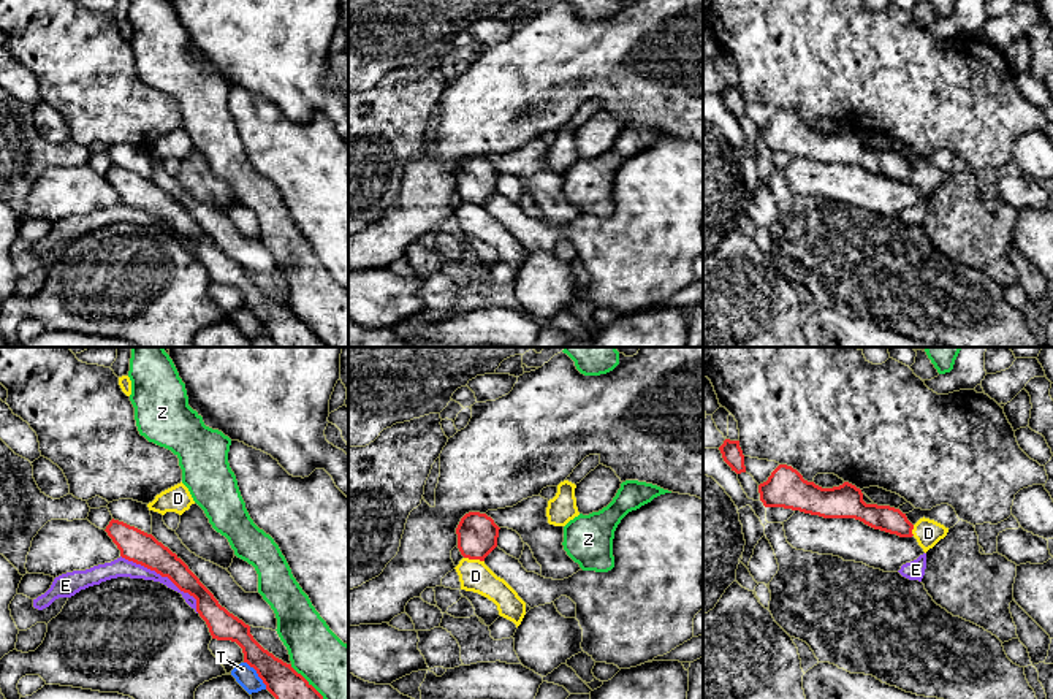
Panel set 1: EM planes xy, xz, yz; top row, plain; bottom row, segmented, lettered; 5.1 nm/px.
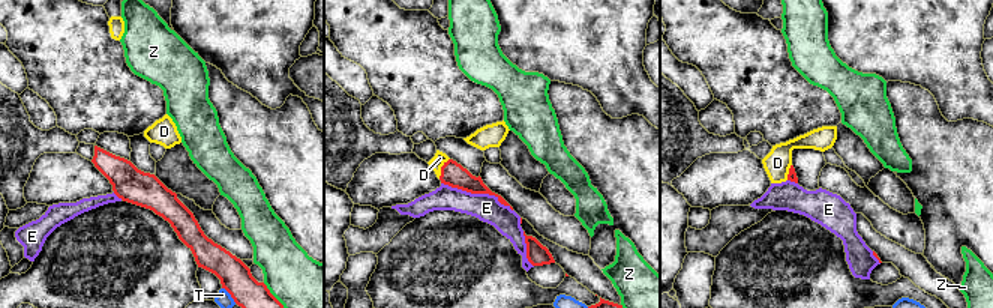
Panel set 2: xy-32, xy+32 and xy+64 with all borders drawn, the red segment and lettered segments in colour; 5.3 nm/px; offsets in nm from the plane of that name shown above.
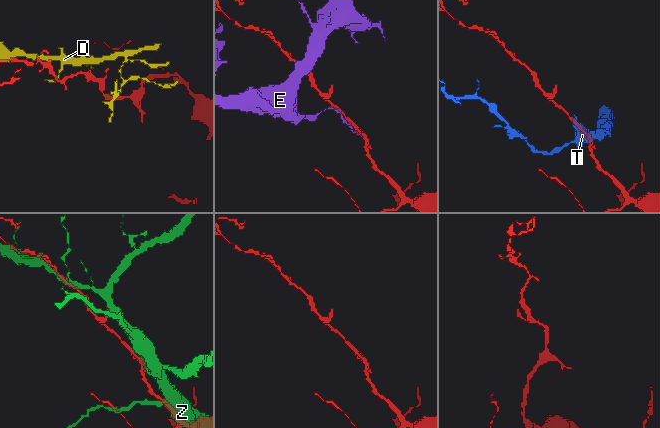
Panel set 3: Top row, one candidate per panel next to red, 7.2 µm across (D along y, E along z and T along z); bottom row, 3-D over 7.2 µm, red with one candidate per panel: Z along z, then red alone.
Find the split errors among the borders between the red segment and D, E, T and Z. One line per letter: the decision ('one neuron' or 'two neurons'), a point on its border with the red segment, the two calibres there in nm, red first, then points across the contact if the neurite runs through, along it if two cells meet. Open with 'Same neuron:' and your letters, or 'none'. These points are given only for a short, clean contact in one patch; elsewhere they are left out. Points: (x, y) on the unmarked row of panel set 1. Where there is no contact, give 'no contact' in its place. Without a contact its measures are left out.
Same neuron: none
D: two neurons | xz (474, 203) | 200/160 nm | along xz (464, 202), (483, 206)
E: two neurons | xy (165, 221) | 160/100 nm
T: two neurons | xy (257, 317) | 200/110 nm
Z: two neurons | xy (307, 328) | 200/320 nm

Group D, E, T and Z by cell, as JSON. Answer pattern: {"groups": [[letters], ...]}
{"groups": [["D"], ["E"], ["T"], ["Z"]]}

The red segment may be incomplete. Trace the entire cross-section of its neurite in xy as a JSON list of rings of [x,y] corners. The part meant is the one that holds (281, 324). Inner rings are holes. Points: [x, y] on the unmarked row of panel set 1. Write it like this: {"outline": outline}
{"outline": [[[114,163],[105,176],[122,203],[168,222],[181,236],[193,241],[212,284],[236,287],[244,307],[257,315],[277,347],[326,347],[291,309],[264,295],[250,279],[250,271],[222,252],[188,211],[152,179]]]}

